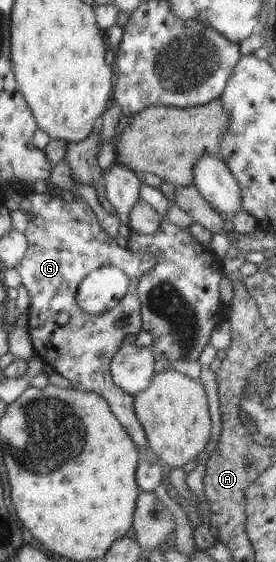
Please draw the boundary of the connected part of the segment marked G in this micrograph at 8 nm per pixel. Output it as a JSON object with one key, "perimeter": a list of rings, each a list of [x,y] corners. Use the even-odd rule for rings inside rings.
{"perimeter":[[[52,189],[44,193],[37,193],[35,191],[25,192],[25,198],[20,205],[20,210],[23,213],[32,213],[32,221],[28,223],[28,228],[23,233],[27,240],[27,251],[17,266],[18,273],[22,278],[22,285],[26,288],[31,298],[31,305],[26,312],[28,314],[27,332],[37,356],[44,364],[52,366],[62,377],[66,377],[74,389],[91,391],[104,397],[108,402],[108,406],[110,406],[110,411],[124,426],[124,429],[126,429],[137,447],[146,447],[148,445],[146,432],[138,421],[136,412],[134,412],[133,395],[126,393],[126,391],[120,389],[112,381],[110,364],[112,358],[120,350],[120,347],[127,340],[135,338],[142,331],[141,303],[138,299],[138,287],[141,278],[147,272],[156,268],[156,265],[159,263],[158,256],[146,252],[134,253],[134,251],[130,251],[127,248],[119,247],[115,239],[108,236],[100,228],[95,214],[90,210],[84,199],[82,199],[81,193],[76,197],[77,201],[64,201],[60,196],[59,191]],[[101,266],[111,266],[120,269],[128,277],[130,286],[125,297],[122,299],[121,305],[112,309],[107,315],[94,315],[82,310],[78,306],[76,295],[79,284],[86,278],[86,275],[89,275],[90,271]],[[61,311],[70,314],[69,322],[66,325],[60,325],[57,322]]]}

